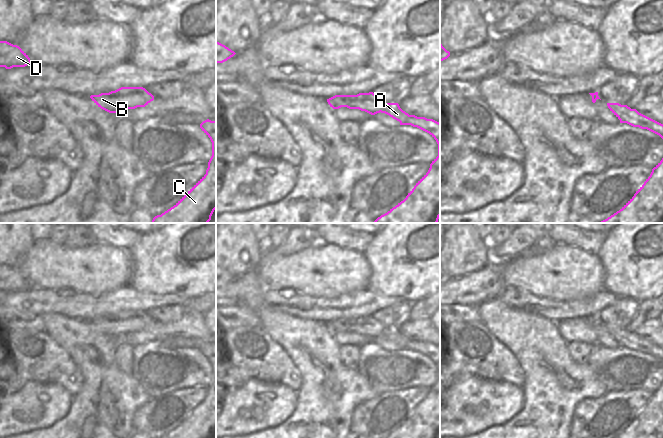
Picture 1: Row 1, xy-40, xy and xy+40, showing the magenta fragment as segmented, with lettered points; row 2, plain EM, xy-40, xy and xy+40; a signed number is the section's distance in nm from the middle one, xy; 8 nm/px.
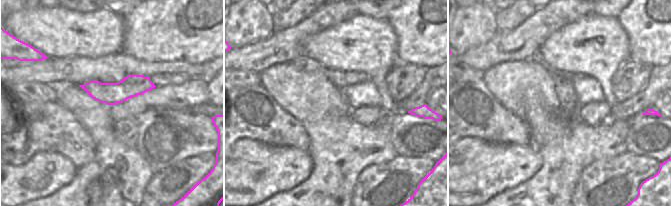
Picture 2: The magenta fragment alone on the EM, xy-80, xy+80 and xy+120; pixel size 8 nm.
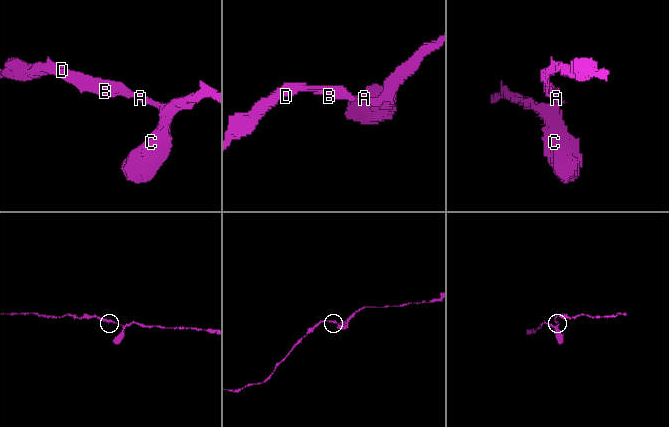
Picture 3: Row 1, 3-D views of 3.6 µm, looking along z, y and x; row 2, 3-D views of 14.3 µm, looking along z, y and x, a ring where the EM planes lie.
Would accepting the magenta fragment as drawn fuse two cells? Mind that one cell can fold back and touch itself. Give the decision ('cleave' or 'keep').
keep

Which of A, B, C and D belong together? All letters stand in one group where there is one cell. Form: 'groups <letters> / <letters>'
groups A B C D

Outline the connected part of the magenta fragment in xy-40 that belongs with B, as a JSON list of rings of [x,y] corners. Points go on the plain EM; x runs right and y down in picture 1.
[[[121,311],[109,317],[91,319],[92,325],[109,337],[122,337],[127,333],[145,331],[154,320],[143,311]]]

